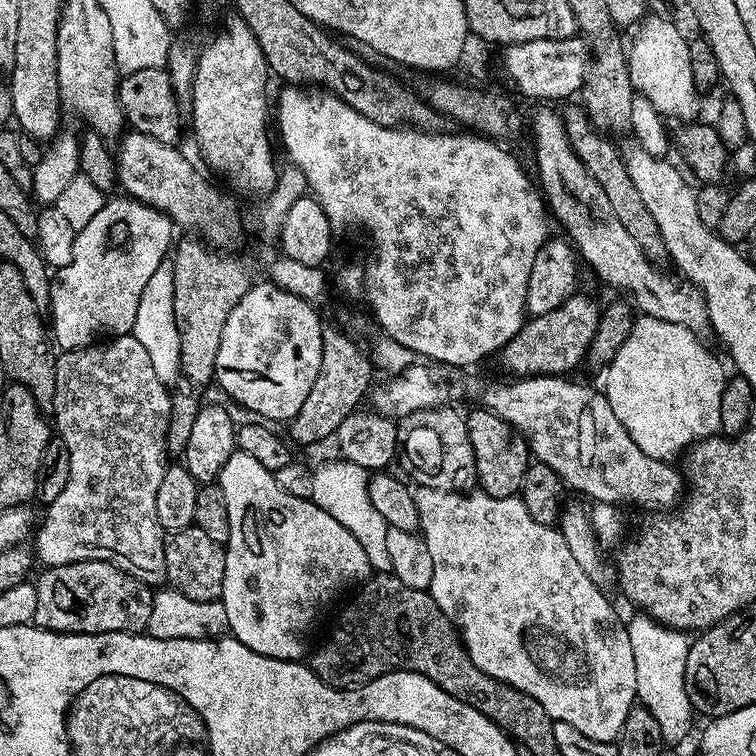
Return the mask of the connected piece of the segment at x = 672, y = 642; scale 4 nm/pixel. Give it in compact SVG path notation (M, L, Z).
M647 613L635 615L629 618L625 628L634 653L637 701L657 719L665 745L680 744L688 736L694 715L685 690L686 655L691 639L687 633L661 624Z

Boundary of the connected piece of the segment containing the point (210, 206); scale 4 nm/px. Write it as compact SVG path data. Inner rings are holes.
M125 131L119 137L120 149L114 152L116 160L116 178L119 187L134 200L141 200L159 212L166 213L172 219L173 225L193 228L193 233L199 234L211 247L217 250L231 249L231 244L240 236L240 216L236 204L228 196L223 196L182 153L176 144L158 142L141 132Z

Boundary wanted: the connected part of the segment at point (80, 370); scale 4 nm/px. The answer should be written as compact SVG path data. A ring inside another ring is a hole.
M131 334L108 338L103 342L90 344L87 348L79 348L73 352L60 352L56 357L56 370L57 377L55 379L54 398L50 412L54 417L55 435L60 437L64 443L65 450L68 452L69 477L66 480L66 486L62 487L62 492L58 494L58 498L53 500L52 504L47 505L45 512L48 513L42 516L42 523L35 529L35 559L39 563L41 560L41 565L44 568L53 568L54 566L62 566L70 562L82 562L83 560L101 560L102 562L110 562L114 566L118 566L123 572L130 574L136 580L141 580L146 585L163 585L168 579L166 574L166 554L164 553L166 531L159 524L155 495L158 492L158 486L162 483L166 469L164 456L166 457L168 415L172 409L169 389L160 381L158 374L154 374L154 366L150 362L150 354L146 354L146 349L142 347L142 342L138 342L138 338L134 338Z

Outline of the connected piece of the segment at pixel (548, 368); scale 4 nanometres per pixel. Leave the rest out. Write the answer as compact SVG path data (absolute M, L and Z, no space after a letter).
M573 294L567 296L561 304L554 310L550 310L541 316L532 316L523 326L518 329L508 343L499 353L500 360L513 373L516 378L526 376L555 376L557 374L566 374L570 368L576 367L580 360L585 359L588 352L588 346L592 341L594 334L598 328L600 321L601 305L596 305L588 296L580 296L581 294Z

